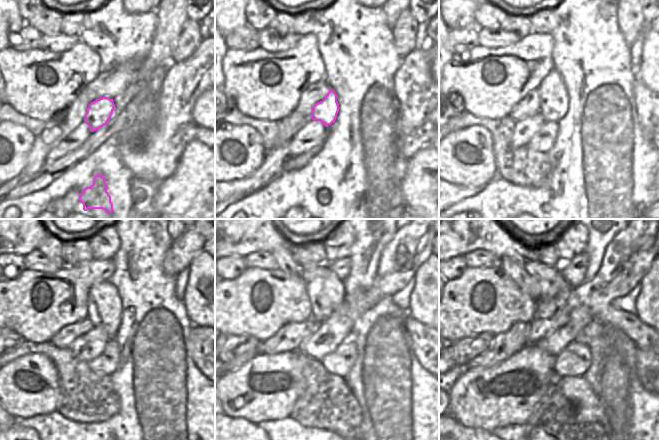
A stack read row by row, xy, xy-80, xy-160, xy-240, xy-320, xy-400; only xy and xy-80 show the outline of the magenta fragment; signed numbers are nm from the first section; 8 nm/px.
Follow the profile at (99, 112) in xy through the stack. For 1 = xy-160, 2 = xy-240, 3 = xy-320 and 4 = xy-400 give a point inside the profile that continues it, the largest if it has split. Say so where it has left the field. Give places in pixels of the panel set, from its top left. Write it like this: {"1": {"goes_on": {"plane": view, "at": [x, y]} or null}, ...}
{"1": {"goes_on": {"plane": "xy-160", "at": [553, 97]}}, "2": {"goes_on": {"plane": "xy-240", "at": [104, 309]}}, "3": {"goes_on": {"plane": "xy-320", "at": [326, 292]}}, "4": {"goes_on": {"plane": "xy-400", "at": [459, 239]}}}

